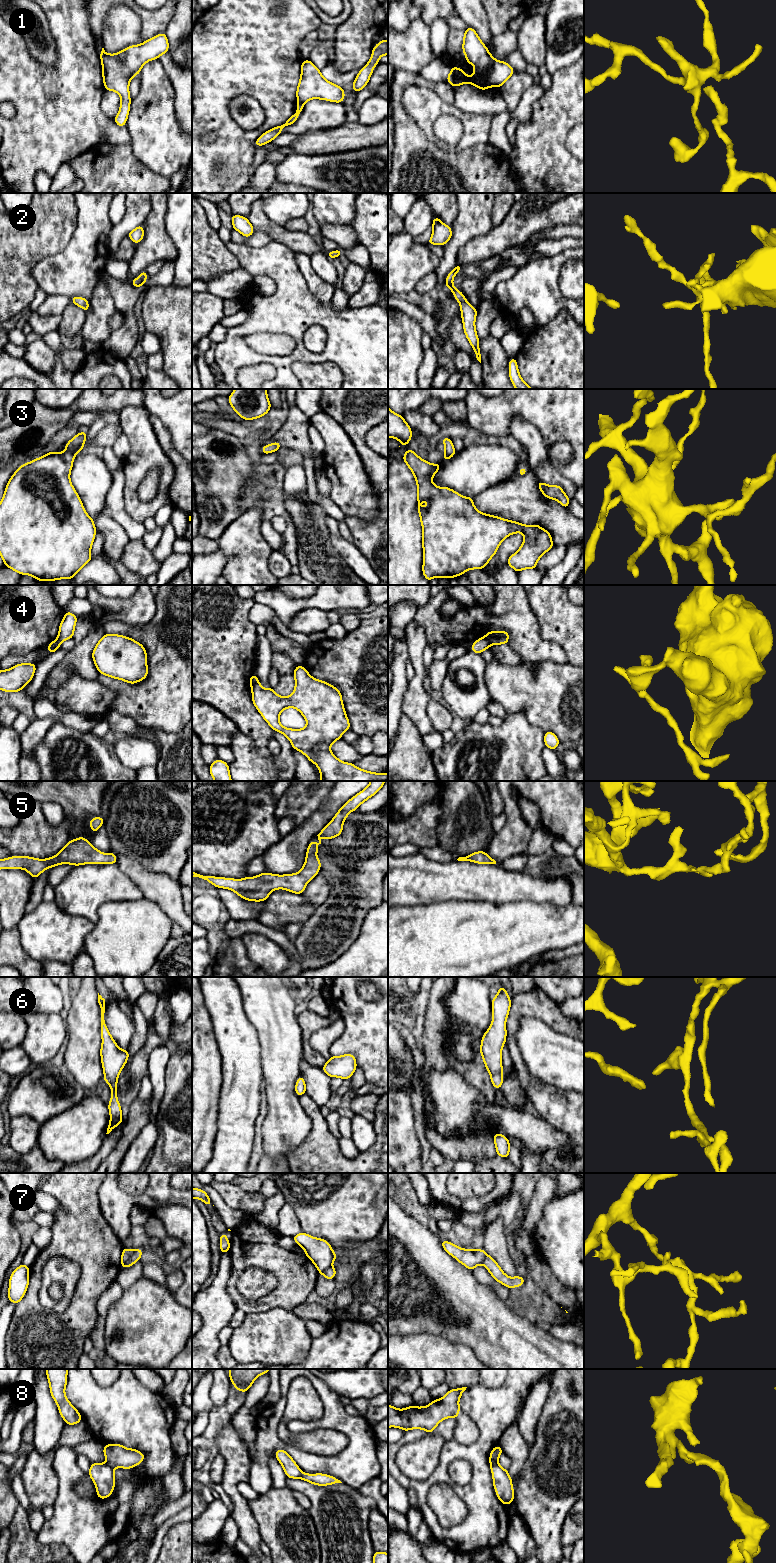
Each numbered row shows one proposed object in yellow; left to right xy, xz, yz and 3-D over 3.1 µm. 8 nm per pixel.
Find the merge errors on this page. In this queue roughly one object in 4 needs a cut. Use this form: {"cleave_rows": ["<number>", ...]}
{"cleave_rows": ["4", "7", "8"]}

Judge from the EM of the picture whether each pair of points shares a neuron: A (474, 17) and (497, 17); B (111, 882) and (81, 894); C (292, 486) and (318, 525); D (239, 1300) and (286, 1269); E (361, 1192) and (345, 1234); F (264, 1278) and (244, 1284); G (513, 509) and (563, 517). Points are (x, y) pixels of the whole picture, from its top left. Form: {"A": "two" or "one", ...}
{"A": "two", "B": "one", "C": "two", "D": "one", "E": "one", "F": "one", "G": "one"}

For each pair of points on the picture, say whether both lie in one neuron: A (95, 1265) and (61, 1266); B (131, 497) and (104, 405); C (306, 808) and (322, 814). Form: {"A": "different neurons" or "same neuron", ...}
{"A": "different neurons", "B": "different neurons", "C": "different neurons"}

